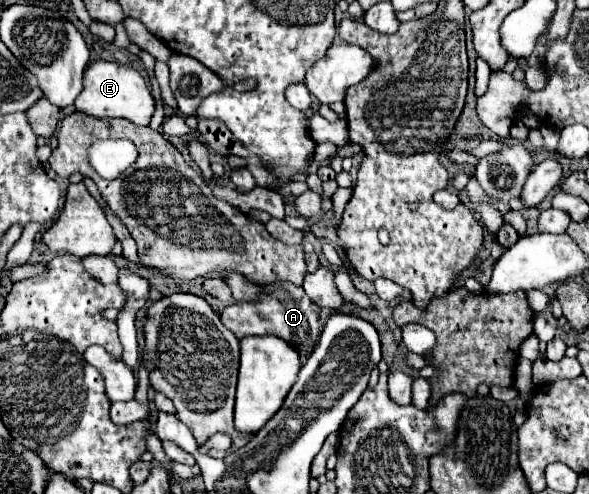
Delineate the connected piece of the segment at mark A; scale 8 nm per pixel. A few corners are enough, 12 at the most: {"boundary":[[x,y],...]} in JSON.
{"boundary":[[273,282],[261,300],[221,312],[237,338],[279,336],[313,352],[317,304],[301,286]]}

